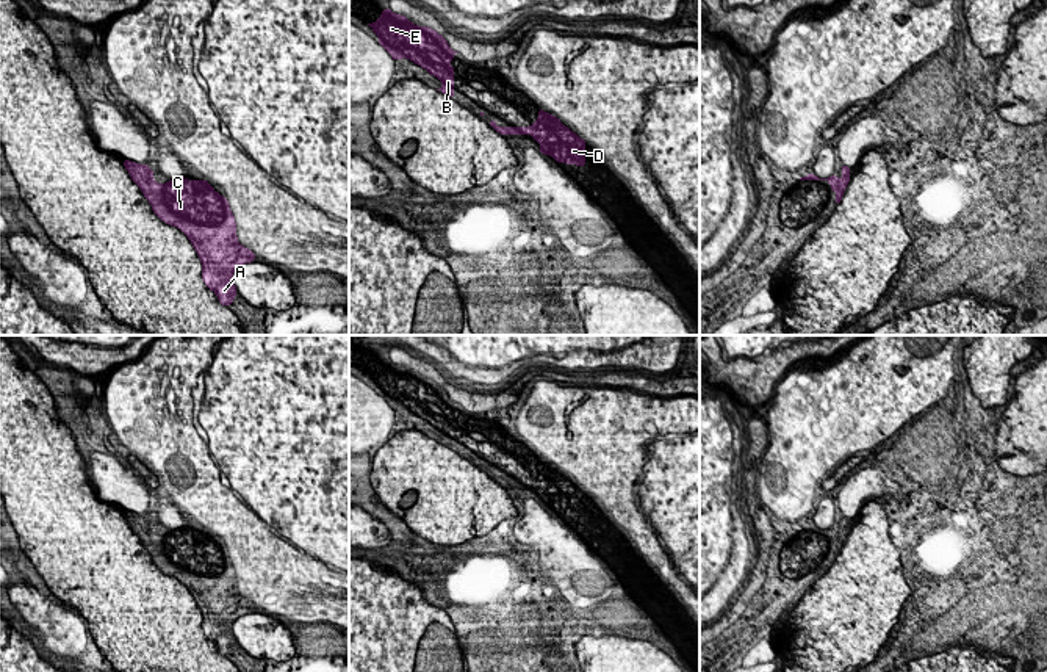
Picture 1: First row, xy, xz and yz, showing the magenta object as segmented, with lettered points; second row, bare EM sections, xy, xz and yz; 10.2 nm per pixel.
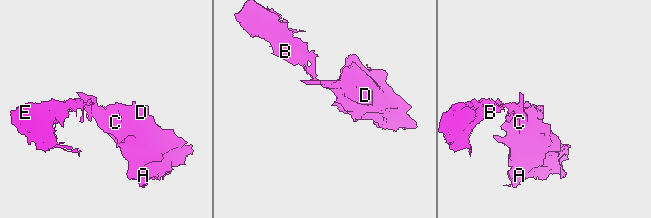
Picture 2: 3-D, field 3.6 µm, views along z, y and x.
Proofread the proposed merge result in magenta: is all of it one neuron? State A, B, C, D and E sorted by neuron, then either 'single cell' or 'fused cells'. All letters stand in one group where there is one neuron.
groups A B C D E; single cell

